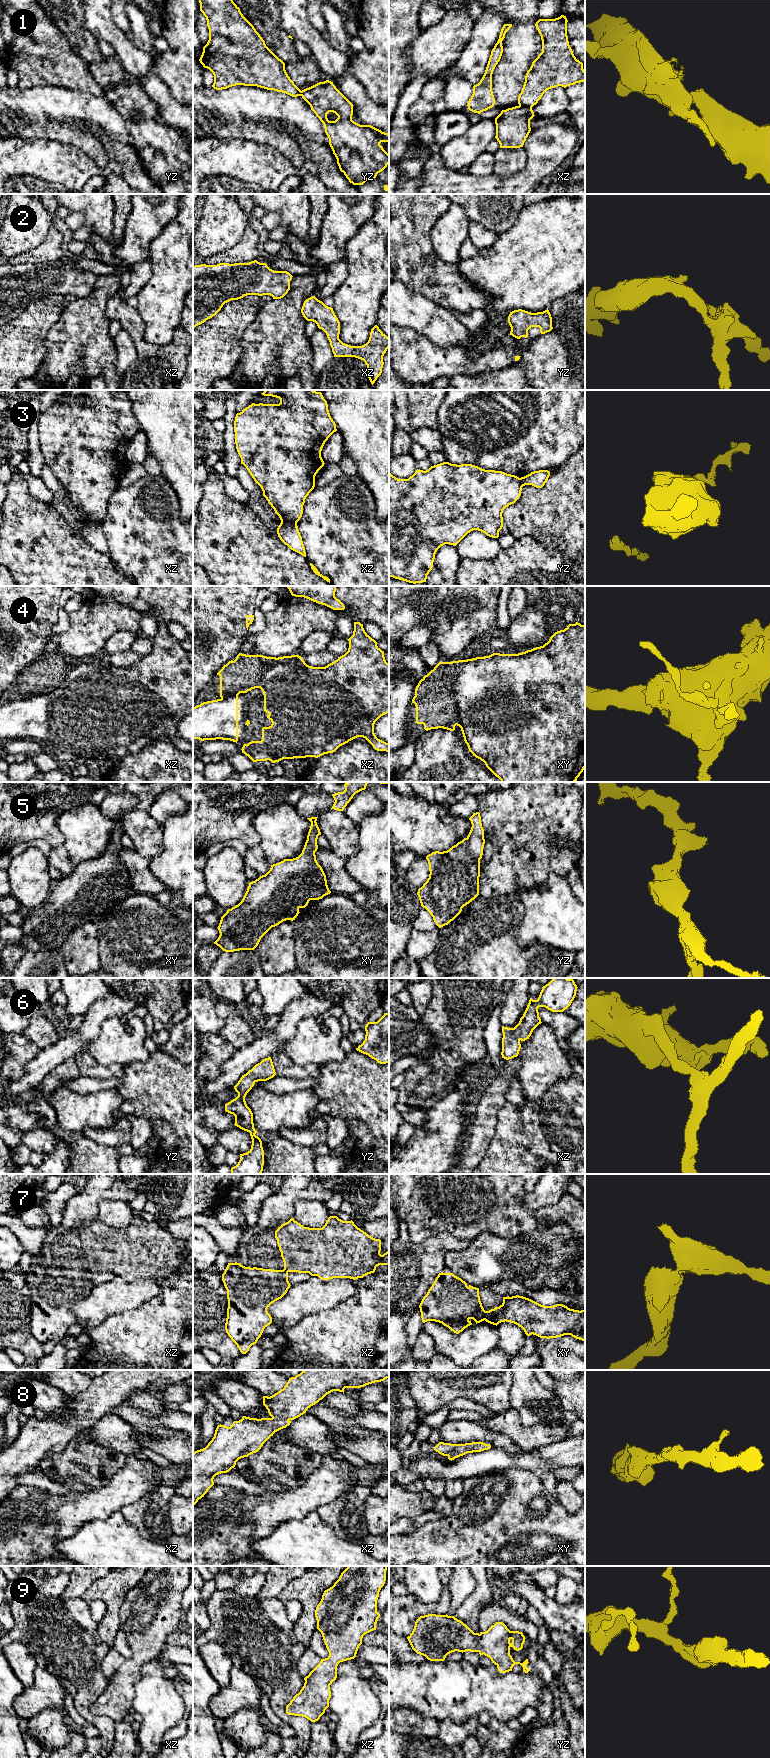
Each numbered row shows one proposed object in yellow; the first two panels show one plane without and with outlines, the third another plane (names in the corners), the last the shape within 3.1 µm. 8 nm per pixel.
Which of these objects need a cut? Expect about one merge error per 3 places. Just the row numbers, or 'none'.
1, 3, 4, 7

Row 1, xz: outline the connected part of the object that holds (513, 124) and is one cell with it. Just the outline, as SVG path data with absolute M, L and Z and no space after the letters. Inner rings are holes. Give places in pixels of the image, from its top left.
M515 106L502 110L495 118L496 136L500 148L523 147L531 128L530 120L534 117L532 107Z

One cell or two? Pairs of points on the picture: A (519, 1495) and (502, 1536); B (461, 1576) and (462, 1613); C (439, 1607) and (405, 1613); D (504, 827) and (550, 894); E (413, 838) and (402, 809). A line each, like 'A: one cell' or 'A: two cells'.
A: one cell
B: two cells
C: one cell
D: two cells
E: one cell

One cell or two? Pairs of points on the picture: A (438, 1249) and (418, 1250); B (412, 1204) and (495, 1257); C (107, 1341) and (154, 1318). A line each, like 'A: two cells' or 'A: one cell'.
A: one cell
B: two cells
C: one cell

